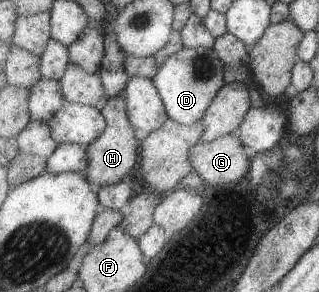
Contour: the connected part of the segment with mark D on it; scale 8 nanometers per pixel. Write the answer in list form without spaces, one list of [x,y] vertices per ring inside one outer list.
[[[184,46],[184,49],[168,57],[164,65],[159,66],[153,80],[165,102],[169,117],[182,125],[191,126],[206,117],[210,105],[225,87],[225,64],[216,51],[204,48],[190,49]]]

